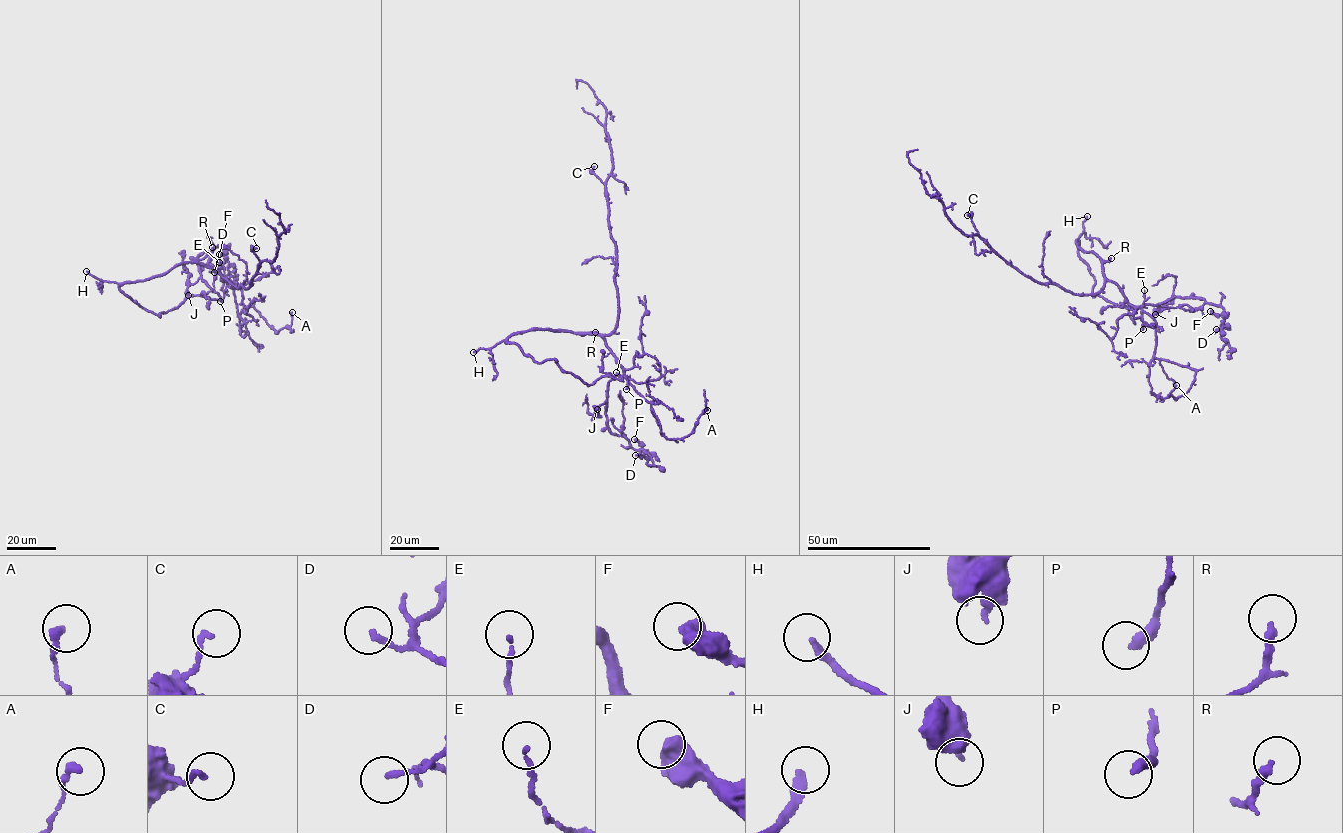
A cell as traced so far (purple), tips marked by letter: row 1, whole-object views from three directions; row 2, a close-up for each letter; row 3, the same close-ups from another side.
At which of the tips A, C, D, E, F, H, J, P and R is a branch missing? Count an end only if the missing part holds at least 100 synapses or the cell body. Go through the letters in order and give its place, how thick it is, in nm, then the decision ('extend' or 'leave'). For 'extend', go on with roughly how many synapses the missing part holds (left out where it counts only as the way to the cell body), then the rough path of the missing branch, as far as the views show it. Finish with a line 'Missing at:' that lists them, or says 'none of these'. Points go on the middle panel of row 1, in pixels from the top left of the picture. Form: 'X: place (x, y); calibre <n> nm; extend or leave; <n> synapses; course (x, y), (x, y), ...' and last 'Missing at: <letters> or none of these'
A: place (707, 410); calibre 240 nm; leave
C: place (594, 166); calibre 140 nm; leave
D: place (635, 455); calibre 160 nm; leave
E: place (616, 372); calibre 110 nm; leave
F: place (634, 439); calibre 650 nm; leave
H: place (473, 352); calibre 240 nm; extend
J: place (597, 409); calibre 360 nm; leave
P: place (626, 389); calibre 320 nm; leave
R: place (595, 332); calibre 240 nm; leave
Missing at: H

